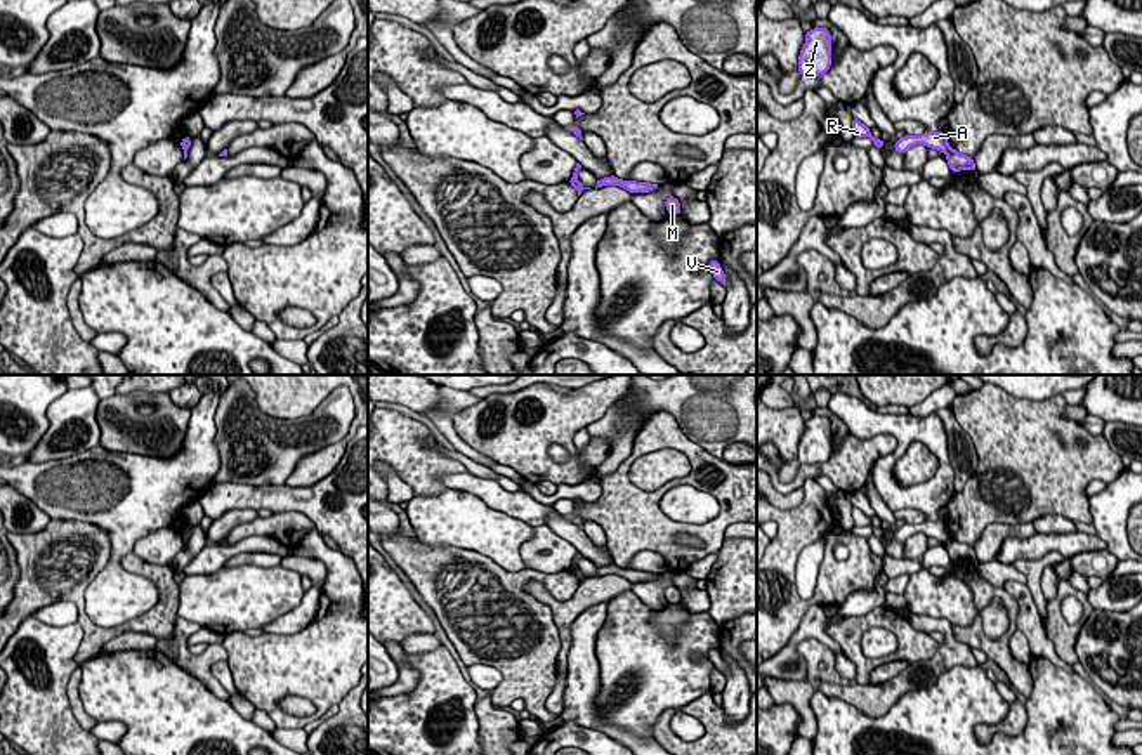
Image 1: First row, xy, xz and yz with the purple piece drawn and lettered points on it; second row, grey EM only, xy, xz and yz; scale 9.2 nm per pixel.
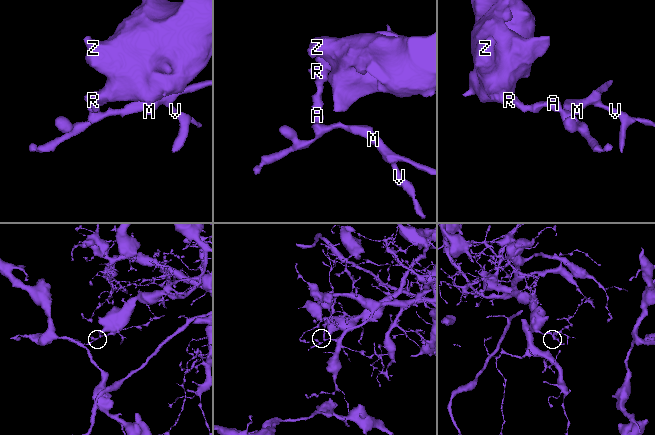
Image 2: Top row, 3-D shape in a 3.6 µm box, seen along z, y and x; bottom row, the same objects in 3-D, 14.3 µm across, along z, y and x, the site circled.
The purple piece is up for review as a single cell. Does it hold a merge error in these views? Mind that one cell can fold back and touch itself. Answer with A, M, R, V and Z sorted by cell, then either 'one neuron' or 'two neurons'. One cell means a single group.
A R Z / M V | two neurons

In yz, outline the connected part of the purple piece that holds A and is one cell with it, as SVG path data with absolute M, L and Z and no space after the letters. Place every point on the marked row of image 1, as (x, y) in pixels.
M925 132L920 135L904 135L894 142L896 153L904 154L915 144L923 144L927 148L937 149L939 153L948 153L951 149L944 132Z

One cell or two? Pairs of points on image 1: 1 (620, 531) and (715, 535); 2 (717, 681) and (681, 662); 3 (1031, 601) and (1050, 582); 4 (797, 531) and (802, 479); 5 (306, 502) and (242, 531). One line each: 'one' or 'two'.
1: one
2: two
3: two
4: one
5: two

